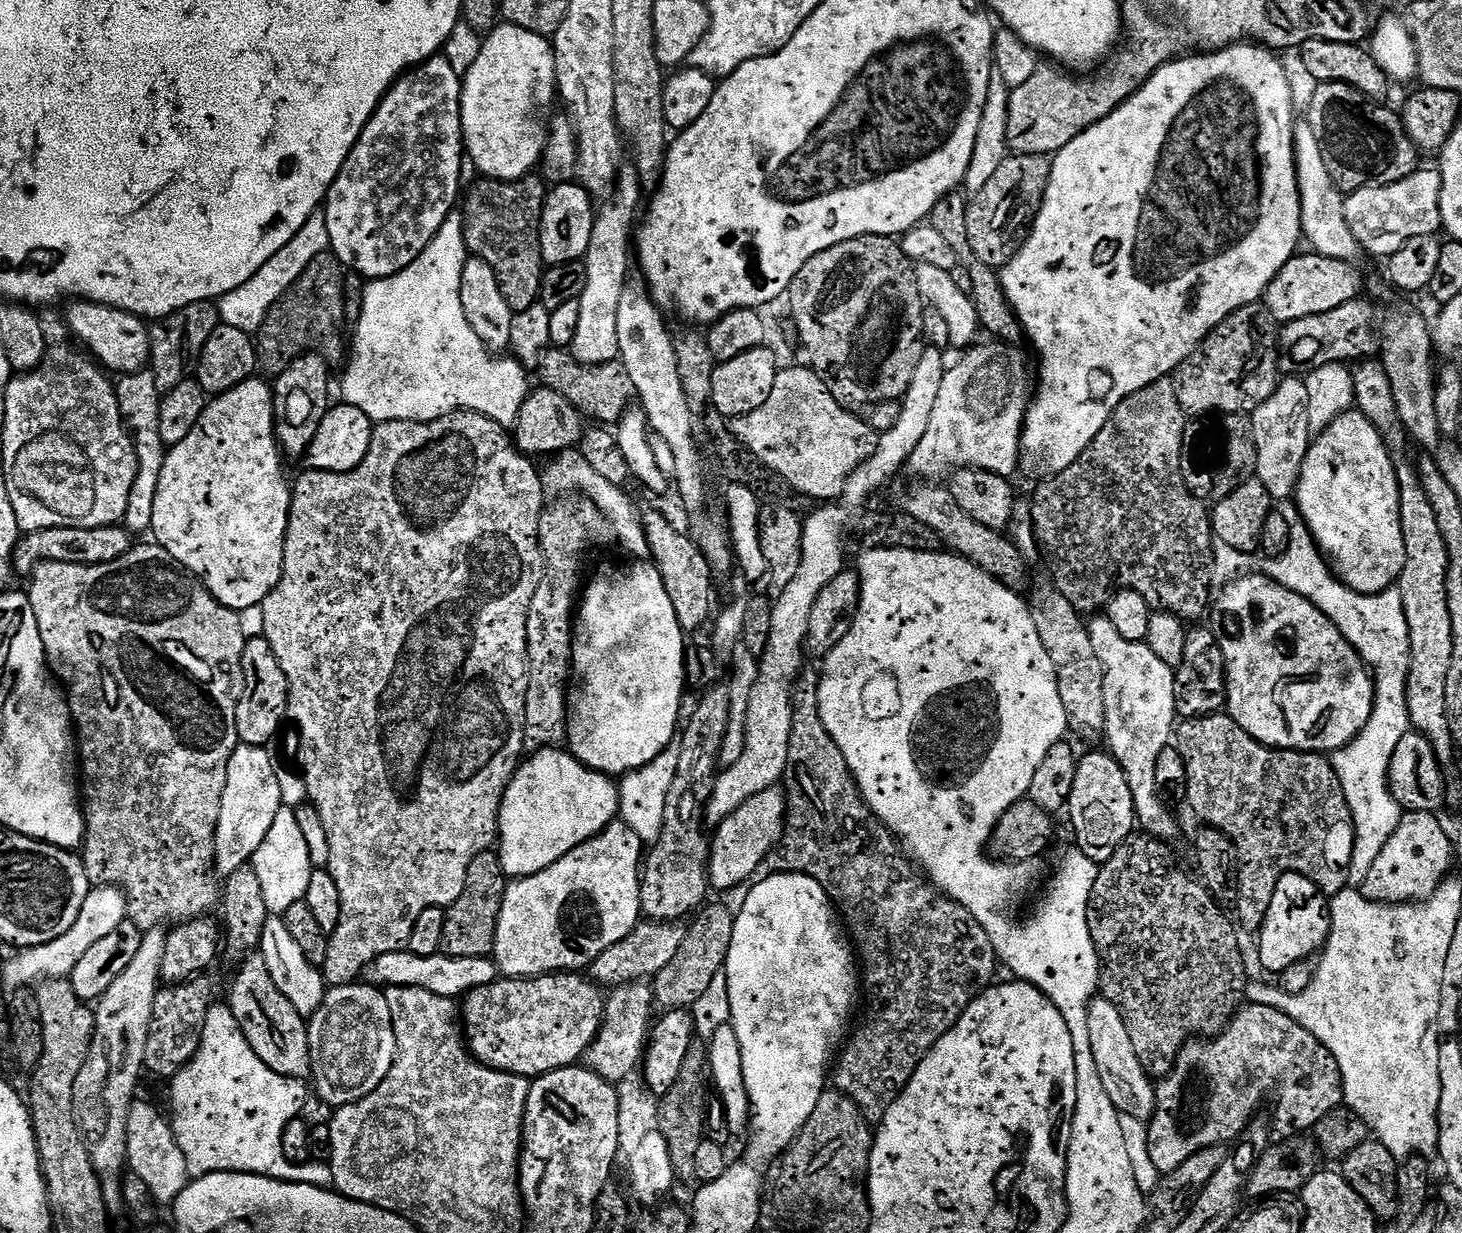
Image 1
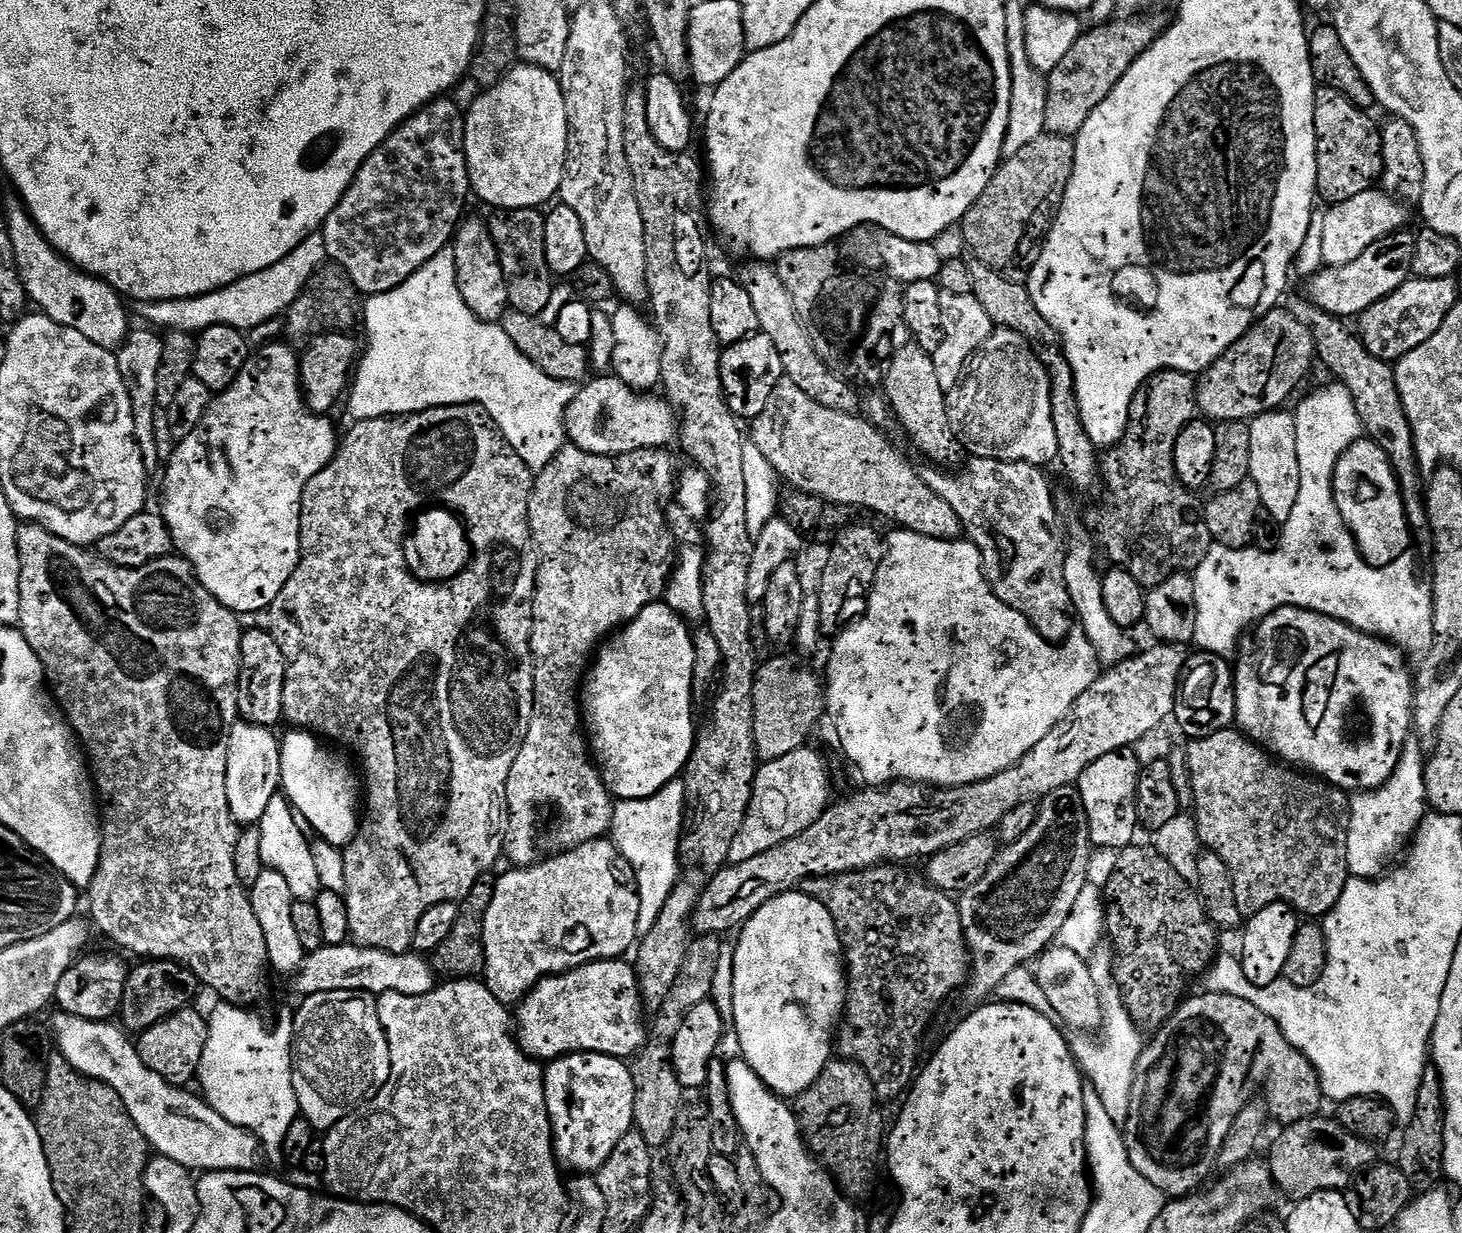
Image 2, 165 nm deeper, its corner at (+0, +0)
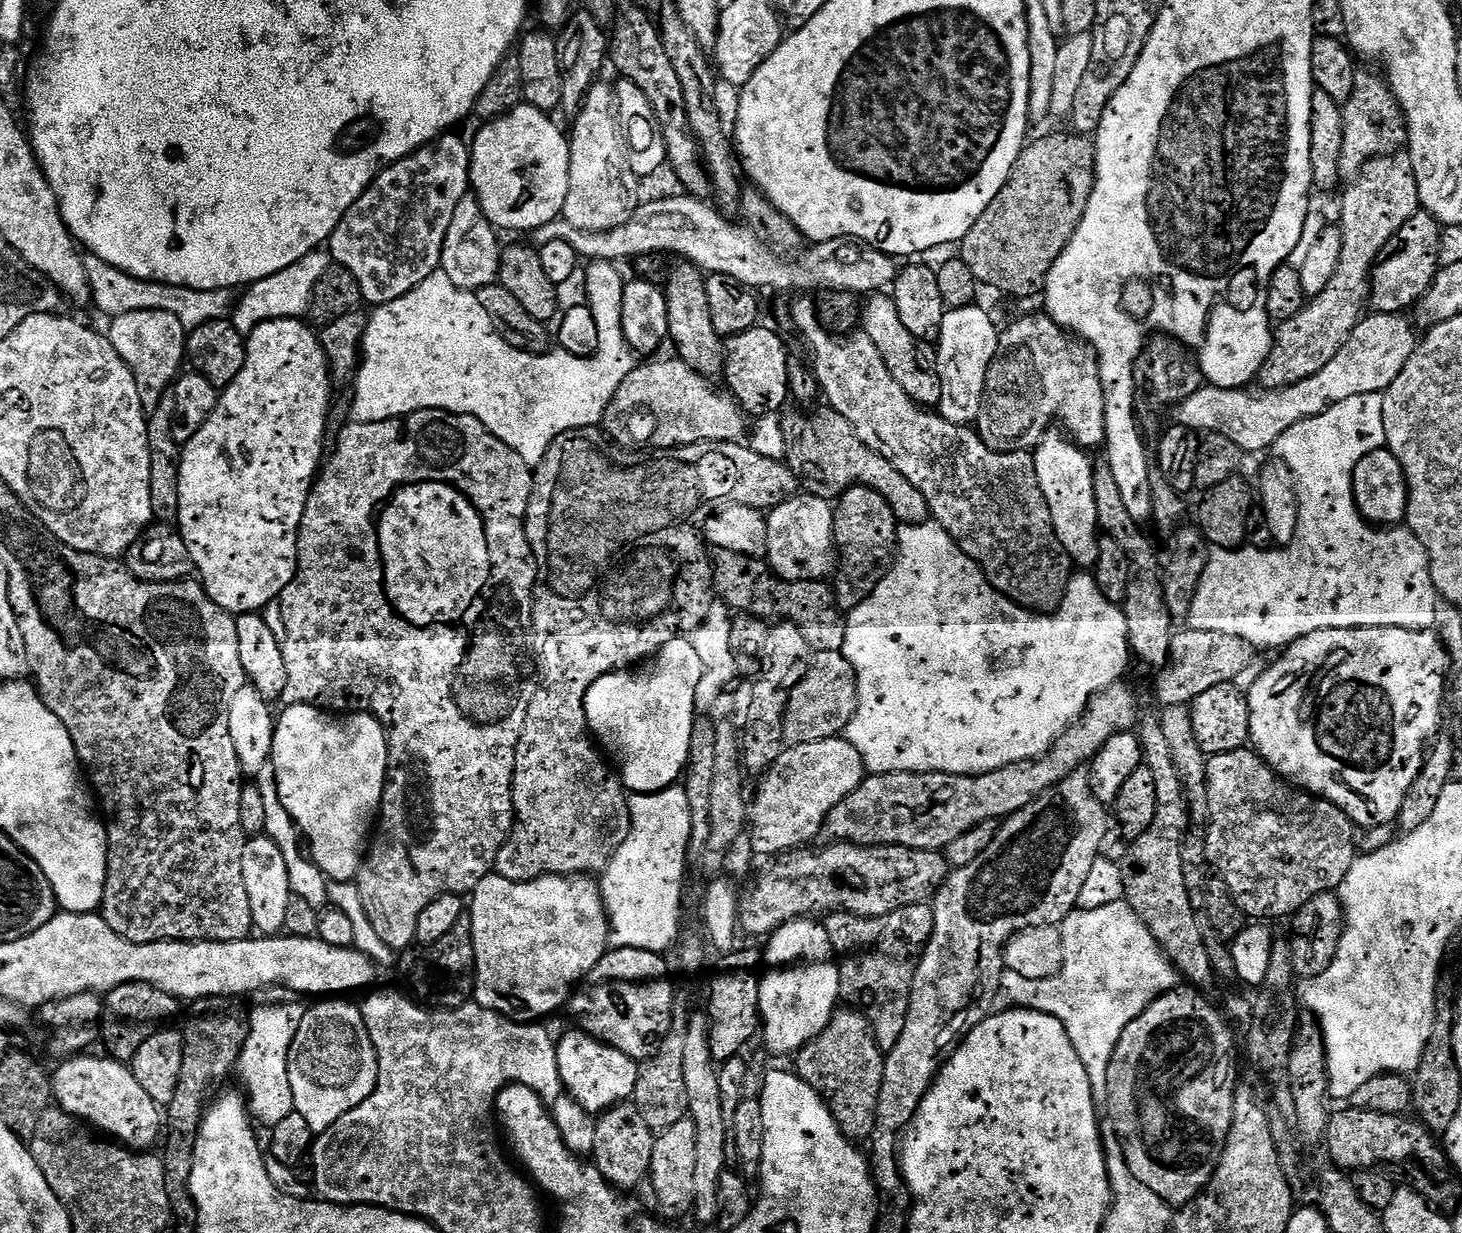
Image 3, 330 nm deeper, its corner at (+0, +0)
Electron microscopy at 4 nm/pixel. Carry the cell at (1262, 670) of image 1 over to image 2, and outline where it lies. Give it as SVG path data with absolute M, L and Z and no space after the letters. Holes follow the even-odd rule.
M1279 608L1274 610L1269 616L1265 616L1259 624L1255 625L1251 636L1247 641L1247 644L1249 643L1248 652L1241 651L1234 664L1236 724L1242 729L1244 735L1249 740L1267 749L1273 757L1279 758L1289 765L1299 766L1301 769L1315 774L1319 779L1327 780L1335 788L1343 788L1349 794L1373 792L1375 788L1381 788L1394 774L1400 756L1404 752L1404 744L1410 738L1410 729L1413 727L1414 676L1411 671L1408 673L1408 664L1404 661L1406 659L1405 653L1395 644L1381 640L1379 636L1369 636L1366 632L1360 632L1357 628L1343 624L1341 620L1335 620L1305 608Z

